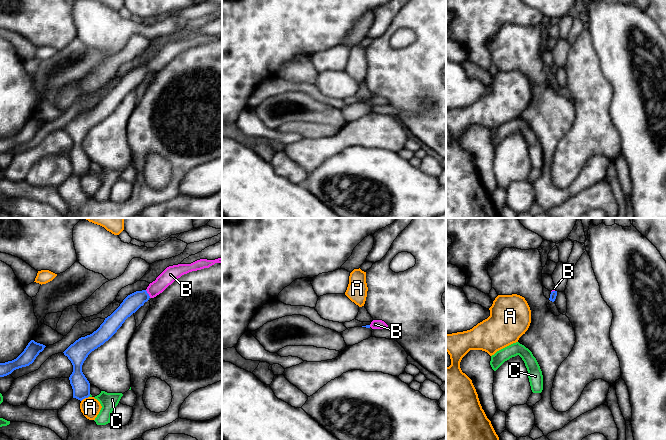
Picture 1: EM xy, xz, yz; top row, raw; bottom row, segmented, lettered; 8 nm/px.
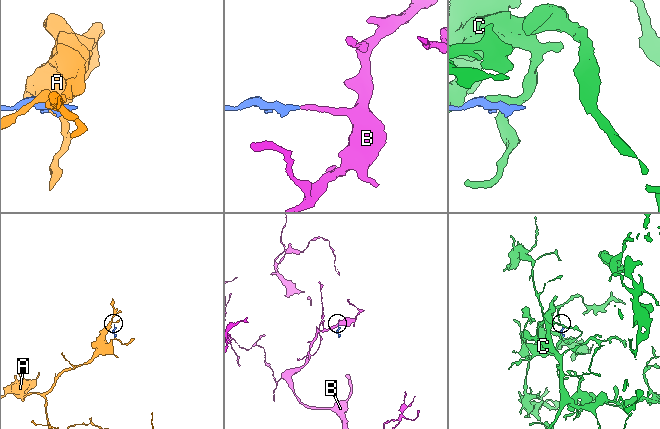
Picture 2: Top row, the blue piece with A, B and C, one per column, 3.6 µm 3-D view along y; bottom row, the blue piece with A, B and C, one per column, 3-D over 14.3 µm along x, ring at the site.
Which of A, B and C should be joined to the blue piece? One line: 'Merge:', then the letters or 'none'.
Merge: B

